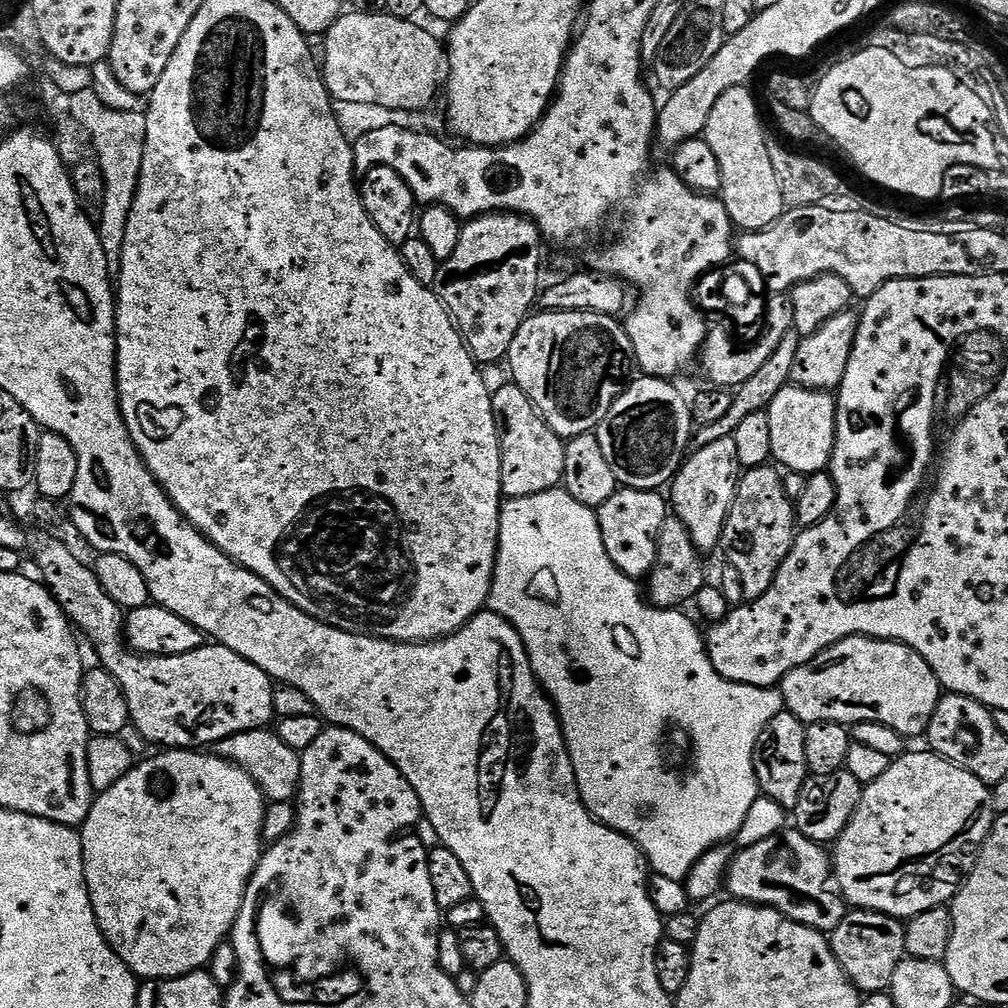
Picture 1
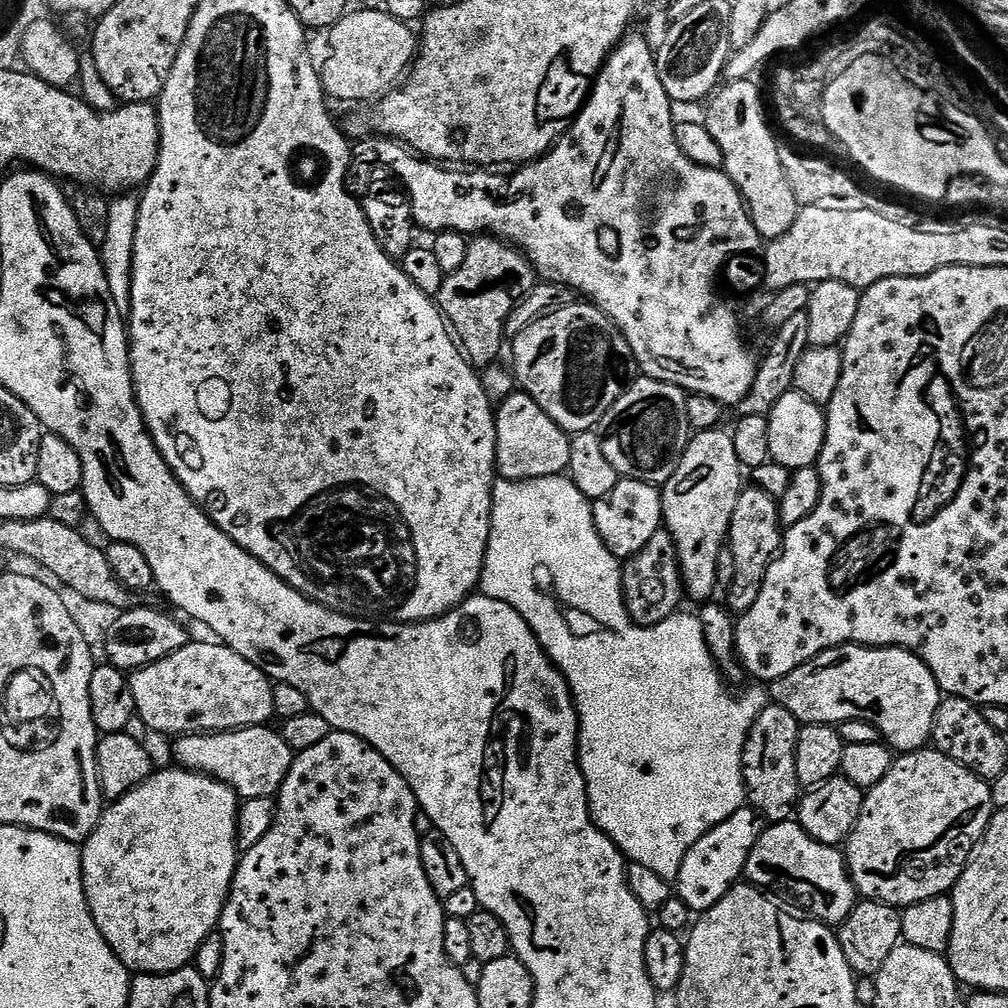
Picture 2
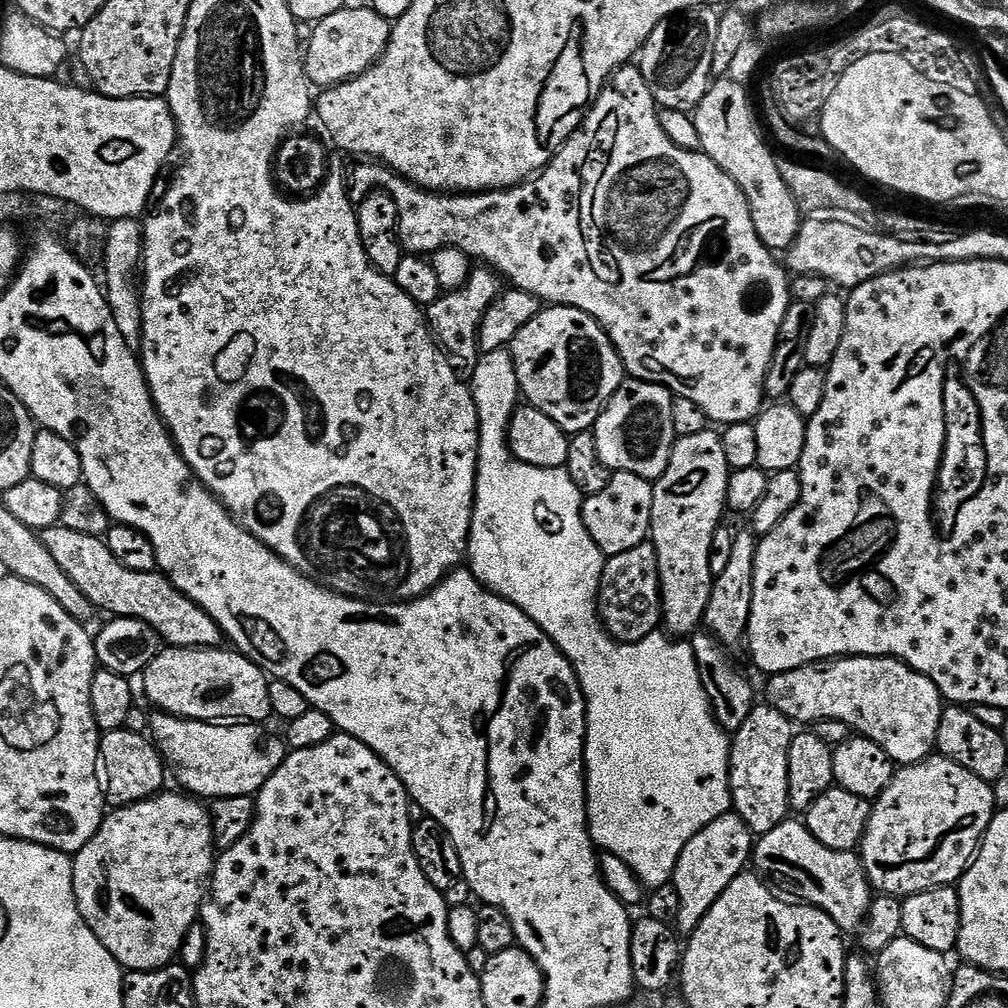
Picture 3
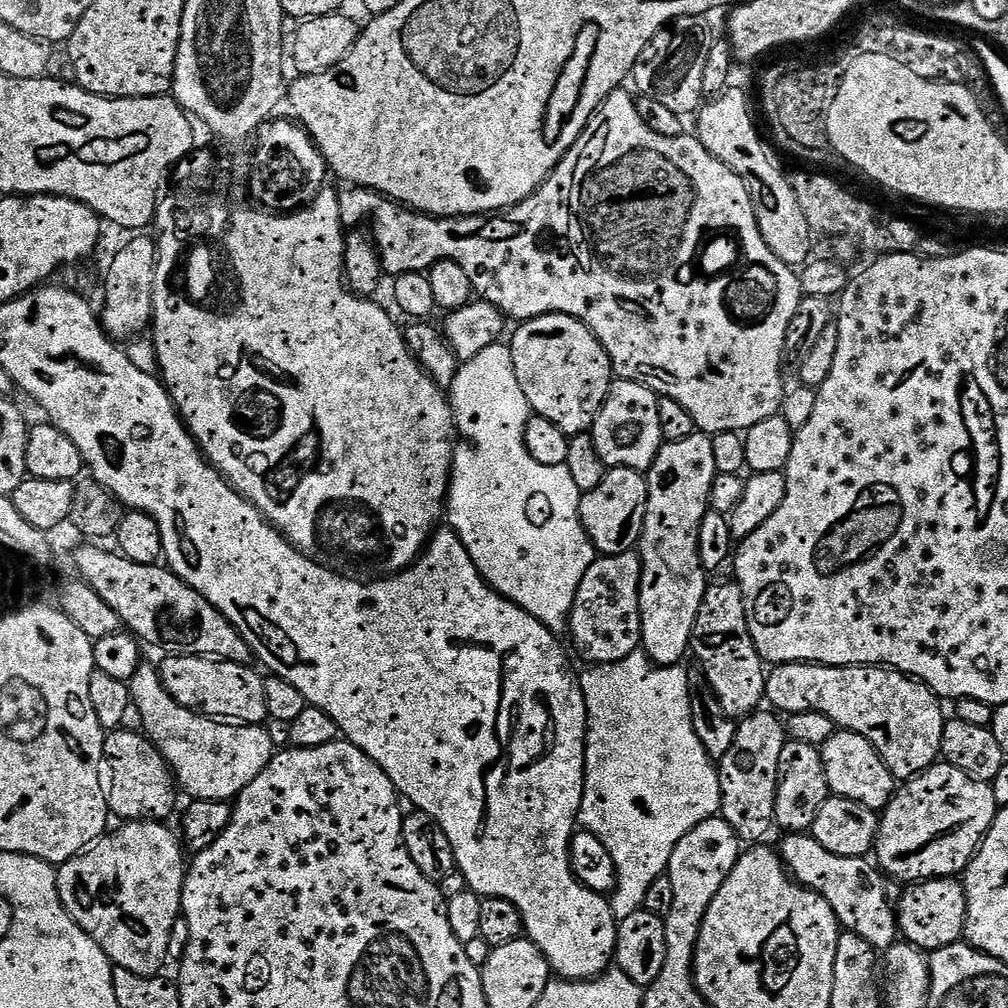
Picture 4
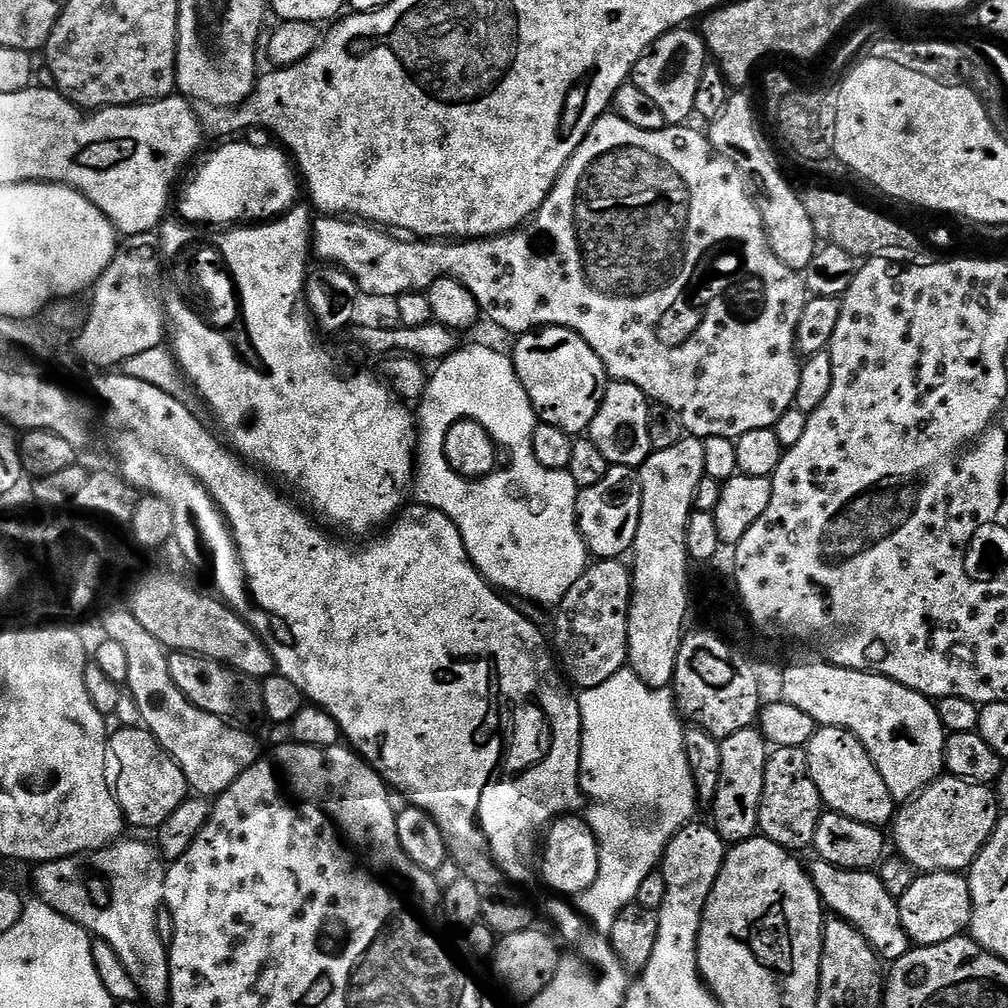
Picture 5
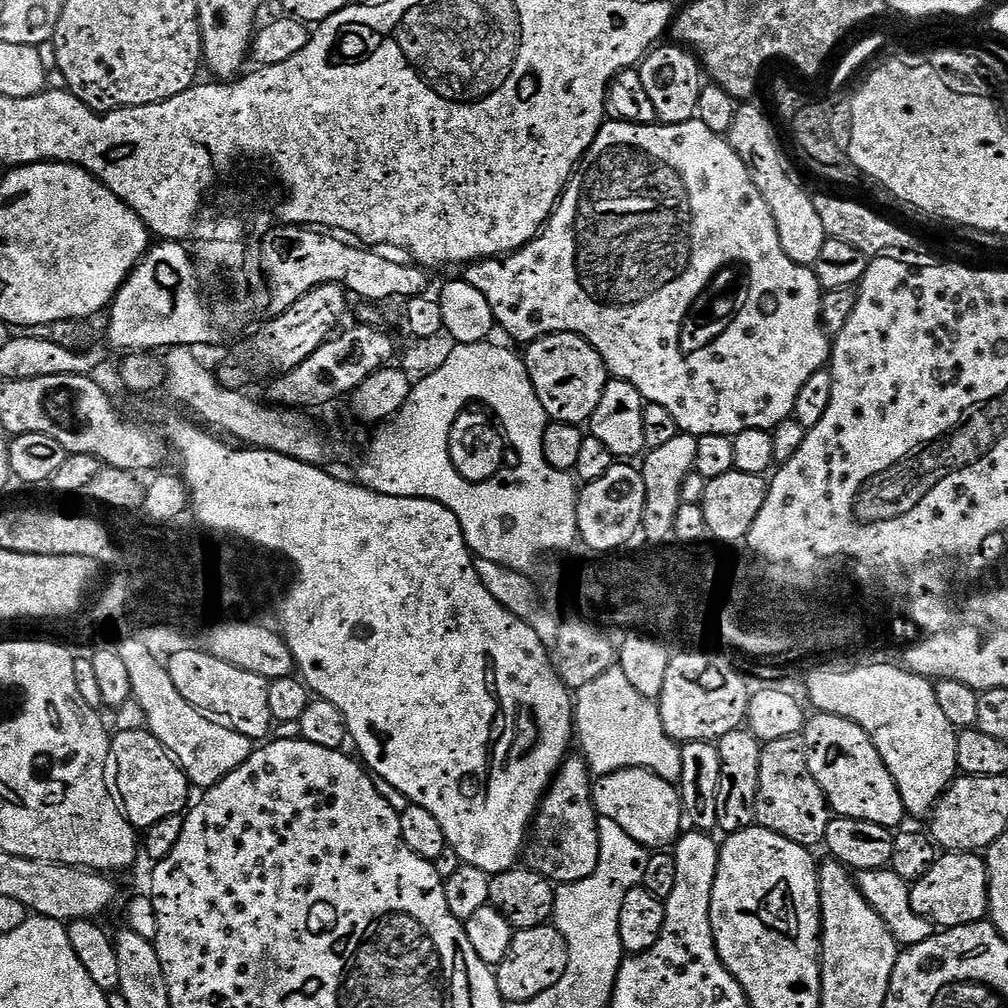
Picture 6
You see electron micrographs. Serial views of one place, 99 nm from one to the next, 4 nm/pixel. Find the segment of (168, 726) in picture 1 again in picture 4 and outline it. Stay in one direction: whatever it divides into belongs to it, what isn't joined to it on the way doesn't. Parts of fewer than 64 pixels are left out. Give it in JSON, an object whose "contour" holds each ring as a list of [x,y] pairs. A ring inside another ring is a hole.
{"contour":[[[168,654],[165,657],[165,660],[159,661],[158,664],[160,677],[169,694],[182,706],[194,710],[199,716],[210,716],[225,722],[263,725],[268,720],[264,676],[256,673],[255,667],[247,664],[235,664],[229,660],[213,660],[207,656]]]}

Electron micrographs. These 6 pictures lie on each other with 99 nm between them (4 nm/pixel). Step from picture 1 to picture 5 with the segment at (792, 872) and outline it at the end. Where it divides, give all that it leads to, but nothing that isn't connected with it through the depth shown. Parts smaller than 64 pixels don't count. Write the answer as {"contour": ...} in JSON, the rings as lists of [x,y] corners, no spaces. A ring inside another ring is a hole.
{"contour":[[[824,866],[820,876],[818,872],[818,884],[823,895],[829,901],[836,900],[837,910],[842,915],[849,916],[854,923],[861,924],[866,931],[870,932],[877,940],[875,940],[875,943],[885,953],[888,951],[892,952],[891,954],[903,954],[909,951],[910,933],[901,916],[899,899],[895,895],[892,897],[887,882],[878,873],[879,871],[876,870],[862,868],[841,868],[837,870],[832,866]]]}

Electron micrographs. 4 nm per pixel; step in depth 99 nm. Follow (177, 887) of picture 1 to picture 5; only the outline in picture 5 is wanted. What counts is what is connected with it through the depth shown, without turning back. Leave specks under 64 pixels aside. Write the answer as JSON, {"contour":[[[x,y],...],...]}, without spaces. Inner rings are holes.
{"contour":[[[121,839],[109,844],[106,848],[99,848],[96,852],[89,852],[82,856],[67,856],[61,860],[48,860],[39,865],[36,871],[36,892],[41,901],[49,904],[58,914],[82,926],[95,939],[106,942],[118,958],[122,958],[122,966],[130,970],[134,982],[140,987],[141,997],[152,1004],[169,1003],[170,966],[168,965],[168,949],[166,941],[158,934],[156,921],[162,911],[164,902],[164,874],[165,865],[154,851],[151,843],[143,844],[140,840]]]}

